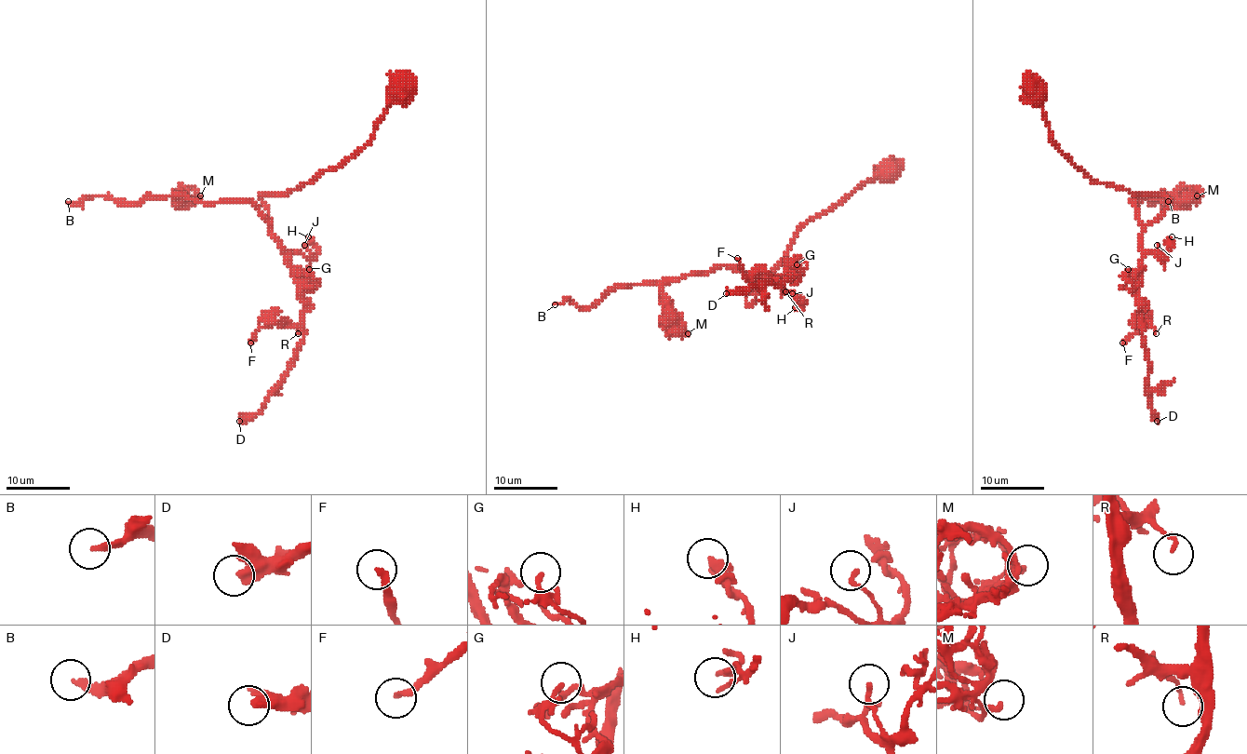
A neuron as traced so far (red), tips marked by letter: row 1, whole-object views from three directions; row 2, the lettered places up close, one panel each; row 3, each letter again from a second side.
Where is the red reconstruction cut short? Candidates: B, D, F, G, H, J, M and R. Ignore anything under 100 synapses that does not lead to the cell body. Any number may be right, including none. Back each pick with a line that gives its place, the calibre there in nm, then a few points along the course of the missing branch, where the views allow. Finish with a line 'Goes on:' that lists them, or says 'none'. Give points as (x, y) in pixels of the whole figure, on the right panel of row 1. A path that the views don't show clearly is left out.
D: Place: (1157, 421). Thickness 320 nm
Goes on: D

